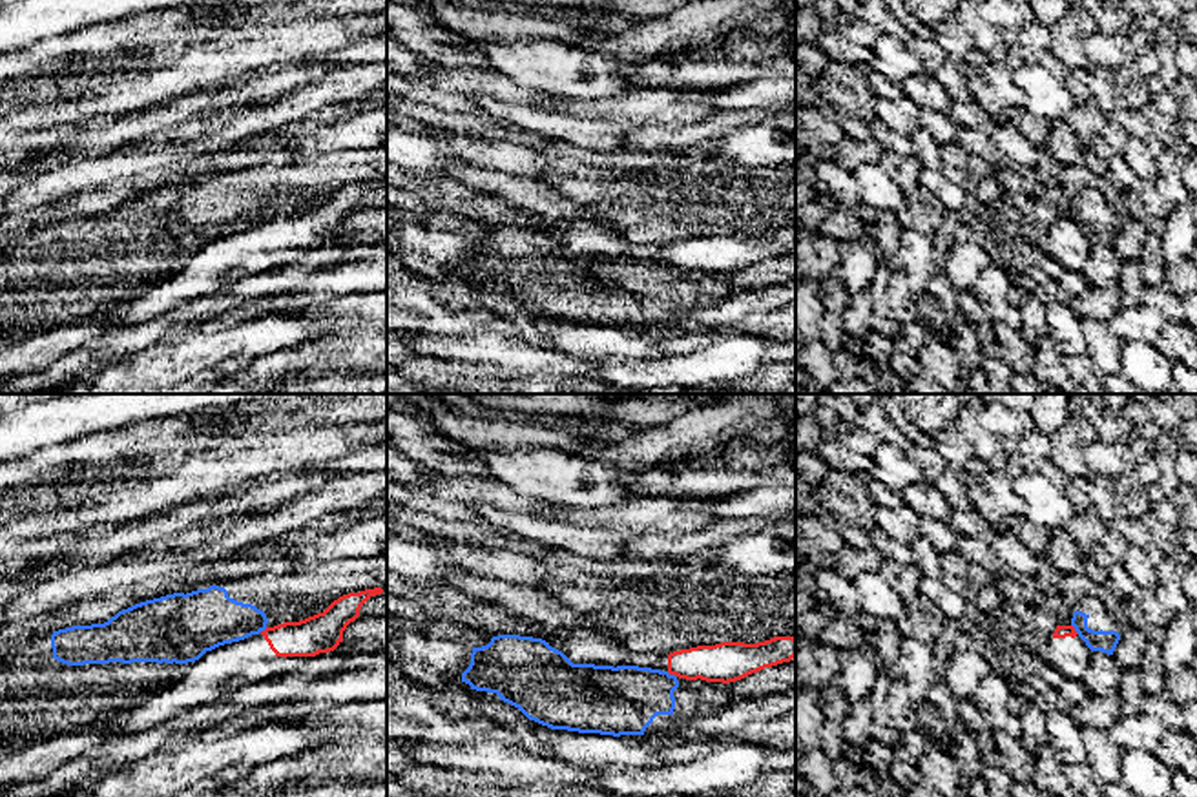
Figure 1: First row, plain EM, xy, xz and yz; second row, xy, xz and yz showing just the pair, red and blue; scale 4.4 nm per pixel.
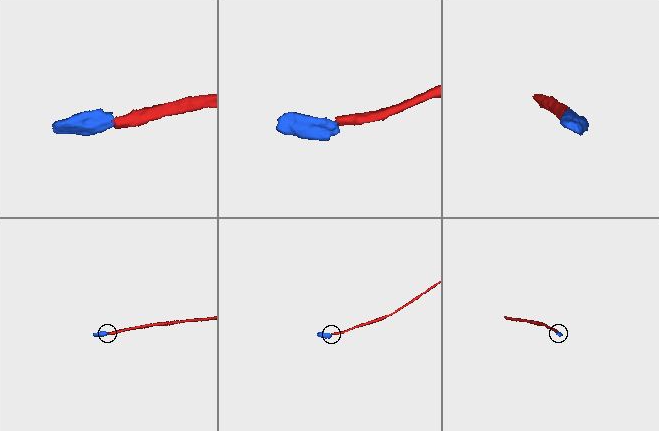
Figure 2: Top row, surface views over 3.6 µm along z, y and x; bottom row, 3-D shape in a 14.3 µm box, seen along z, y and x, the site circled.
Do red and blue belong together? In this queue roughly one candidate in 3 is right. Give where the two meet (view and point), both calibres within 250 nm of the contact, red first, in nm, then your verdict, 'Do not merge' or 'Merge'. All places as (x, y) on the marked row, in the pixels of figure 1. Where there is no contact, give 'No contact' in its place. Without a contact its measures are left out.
Touches red at xz (672, 673). Thickness 180 nm (red) against 300 nm. Do not merge

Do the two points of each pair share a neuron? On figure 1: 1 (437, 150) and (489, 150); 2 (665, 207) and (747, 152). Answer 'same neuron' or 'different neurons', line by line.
1: different neurons
2: different neurons

